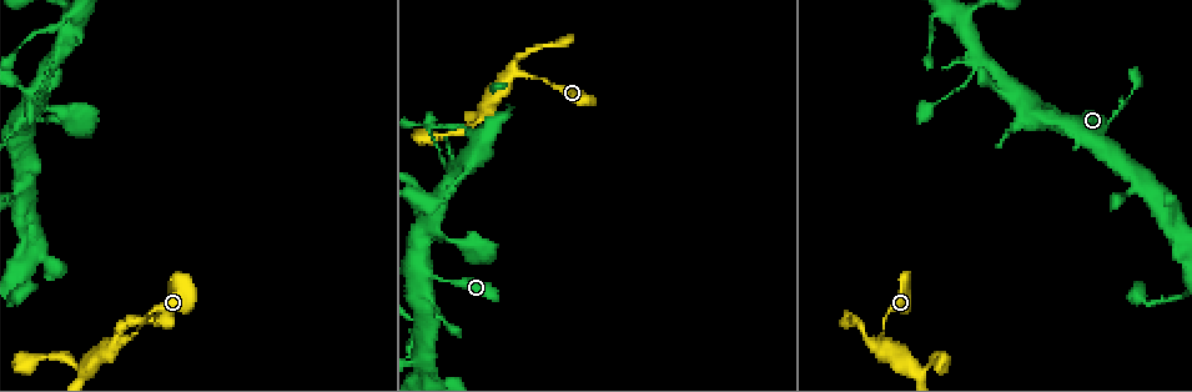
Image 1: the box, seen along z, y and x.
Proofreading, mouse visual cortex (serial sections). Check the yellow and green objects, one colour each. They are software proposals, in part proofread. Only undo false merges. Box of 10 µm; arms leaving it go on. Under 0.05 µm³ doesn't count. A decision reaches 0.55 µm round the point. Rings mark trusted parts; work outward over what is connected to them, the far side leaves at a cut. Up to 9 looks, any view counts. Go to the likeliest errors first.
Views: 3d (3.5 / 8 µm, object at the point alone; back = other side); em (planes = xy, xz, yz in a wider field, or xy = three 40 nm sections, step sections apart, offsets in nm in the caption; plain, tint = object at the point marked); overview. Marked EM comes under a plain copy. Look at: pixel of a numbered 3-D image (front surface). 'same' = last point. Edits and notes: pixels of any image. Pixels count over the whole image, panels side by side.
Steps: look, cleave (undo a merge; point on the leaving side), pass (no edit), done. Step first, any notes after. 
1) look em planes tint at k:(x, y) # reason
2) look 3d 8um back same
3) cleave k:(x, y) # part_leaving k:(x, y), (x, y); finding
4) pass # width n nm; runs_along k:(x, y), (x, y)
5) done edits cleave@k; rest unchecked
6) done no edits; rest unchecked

look 3d 8um at 1:(1083, 127) # arms run side by side

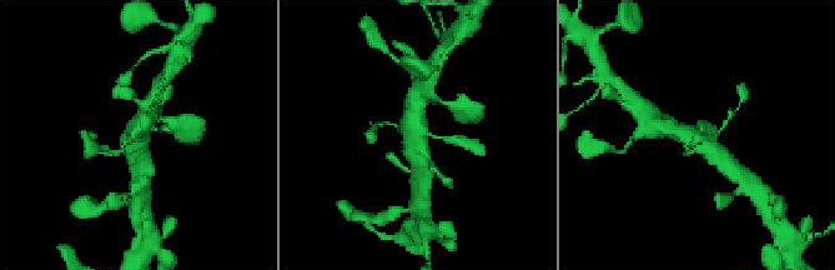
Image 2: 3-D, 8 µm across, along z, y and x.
look em xy step 1 tint same

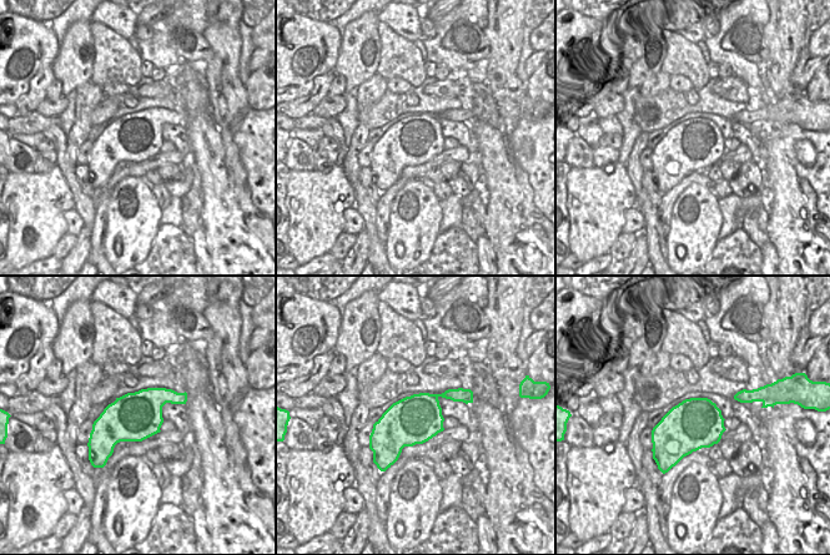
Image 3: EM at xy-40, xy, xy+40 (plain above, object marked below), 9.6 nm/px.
pass # runs_along 2:(174, 129), (145, 130), (137, 158); all the same cell

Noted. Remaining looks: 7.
look 3d 3.5um at 1:(116, 343) # two arms in line, one across

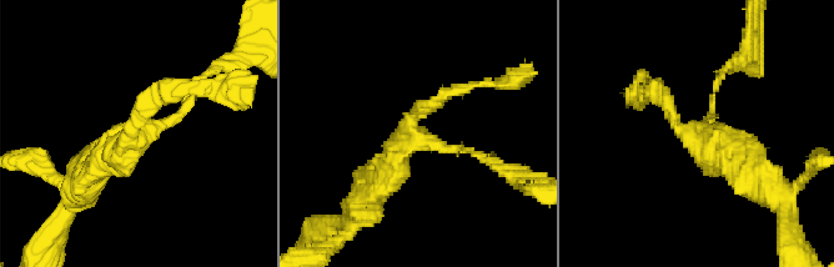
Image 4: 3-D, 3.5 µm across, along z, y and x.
look em xy step 5 tint at 4:(133, 136) # arms 3; arm_widths 100, 200, 400 nm

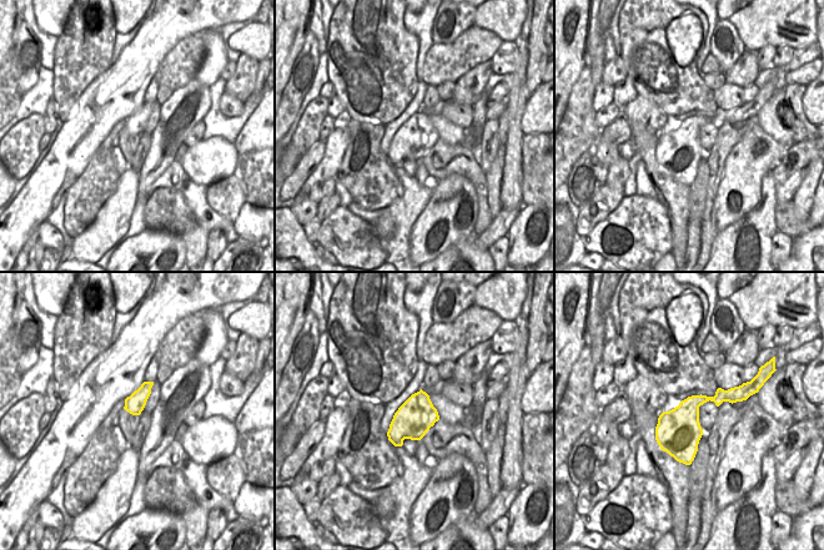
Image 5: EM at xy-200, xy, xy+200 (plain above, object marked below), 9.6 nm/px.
pass # runs_along 4:(196, 90), (169, 121), (141, 129), (88, 175); one cell here

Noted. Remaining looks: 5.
look 3d 3.5um at 1:(26, 94)

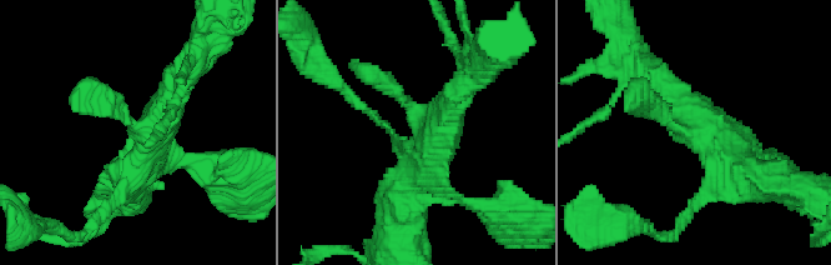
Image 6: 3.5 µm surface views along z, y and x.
look em xy step 3 tint at 6:(672, 123) # arms 3; arm_widths 250, 400, 450 nm; now the EM

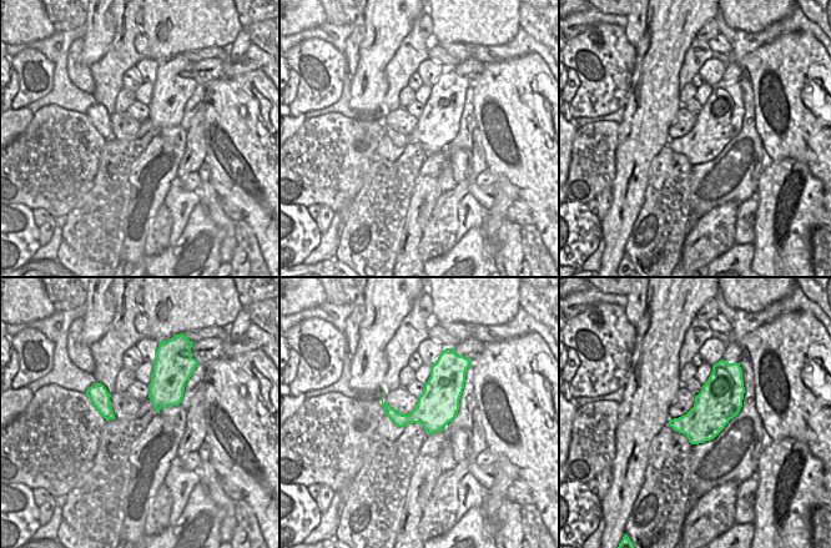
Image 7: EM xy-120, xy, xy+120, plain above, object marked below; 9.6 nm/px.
pass # width 400 nm; runs_along 6:(427, 163), (438, 131), (362, 64); one cell here

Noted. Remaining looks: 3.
look 3d 3.5um at 1:(63, 21) # thick turns thin

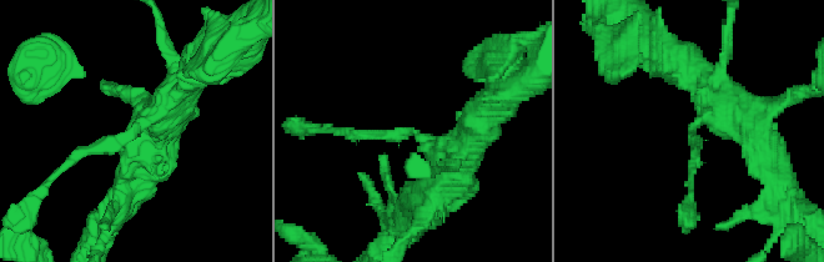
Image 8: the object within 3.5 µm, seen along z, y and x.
look em planes tint at 8:(694, 127) # arm_widths 150, 450 nm

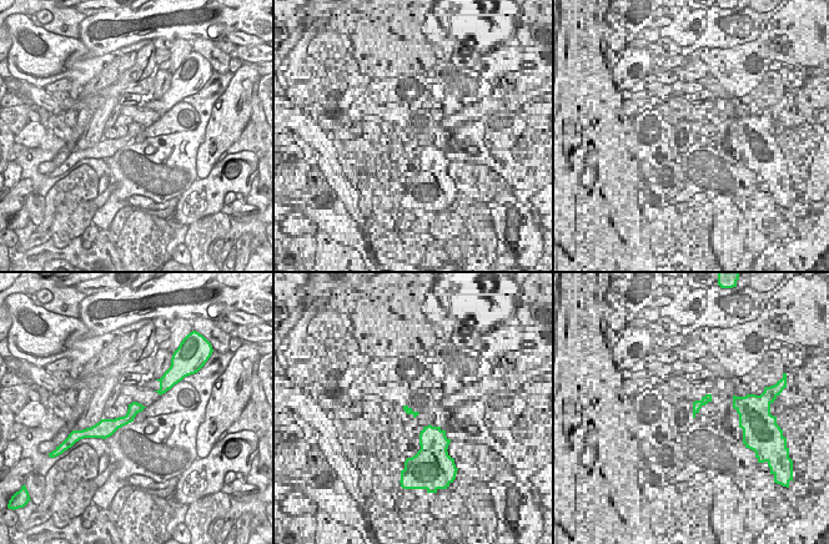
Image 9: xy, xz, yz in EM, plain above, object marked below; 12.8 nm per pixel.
pass # width 160 nm; runs_along 8:(436, 195), (425, 137), (340, 131); one cell here

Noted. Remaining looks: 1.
done no edits; rest unchecked

